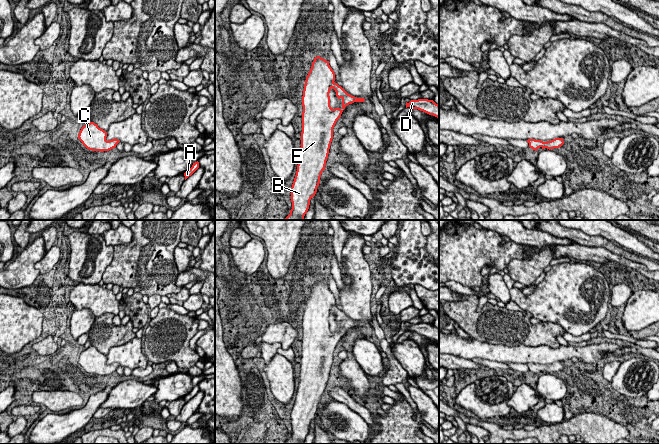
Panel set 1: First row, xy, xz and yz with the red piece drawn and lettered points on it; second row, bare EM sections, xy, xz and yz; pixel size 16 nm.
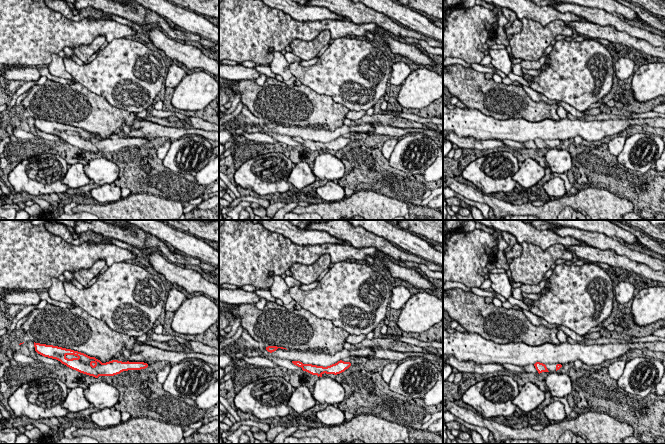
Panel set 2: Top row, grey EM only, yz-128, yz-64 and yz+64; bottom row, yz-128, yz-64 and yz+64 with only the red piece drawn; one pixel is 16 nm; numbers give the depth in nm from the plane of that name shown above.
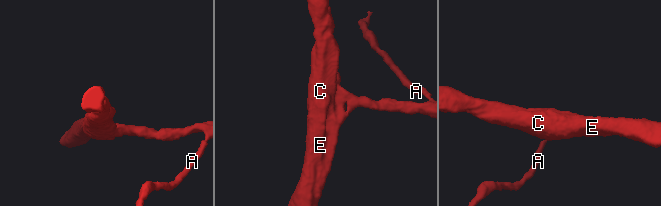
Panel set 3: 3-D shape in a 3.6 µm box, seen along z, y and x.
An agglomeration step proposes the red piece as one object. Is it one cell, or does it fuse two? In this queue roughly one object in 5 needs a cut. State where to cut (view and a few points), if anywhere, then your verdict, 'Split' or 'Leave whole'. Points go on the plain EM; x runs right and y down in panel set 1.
No split. Leave whole

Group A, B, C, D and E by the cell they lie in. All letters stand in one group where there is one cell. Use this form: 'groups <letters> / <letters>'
groups A B C D E

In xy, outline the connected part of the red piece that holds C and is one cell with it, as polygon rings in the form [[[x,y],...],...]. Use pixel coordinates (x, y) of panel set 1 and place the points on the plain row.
[[[94,346],[84,349],[78,359],[79,364],[89,374],[109,375],[120,366],[118,363],[107,365],[107,356],[99,352]]]

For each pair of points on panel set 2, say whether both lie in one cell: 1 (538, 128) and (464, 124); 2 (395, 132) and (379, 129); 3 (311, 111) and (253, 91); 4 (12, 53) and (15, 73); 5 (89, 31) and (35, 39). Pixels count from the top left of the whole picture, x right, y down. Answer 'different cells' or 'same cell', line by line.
1: same cell
2: same cell
3: same cell
4: different cells
5: same cell

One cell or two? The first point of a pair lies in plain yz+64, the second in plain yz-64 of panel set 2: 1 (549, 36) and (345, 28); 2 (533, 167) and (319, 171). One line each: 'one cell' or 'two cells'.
1: two cells
2: two cells

